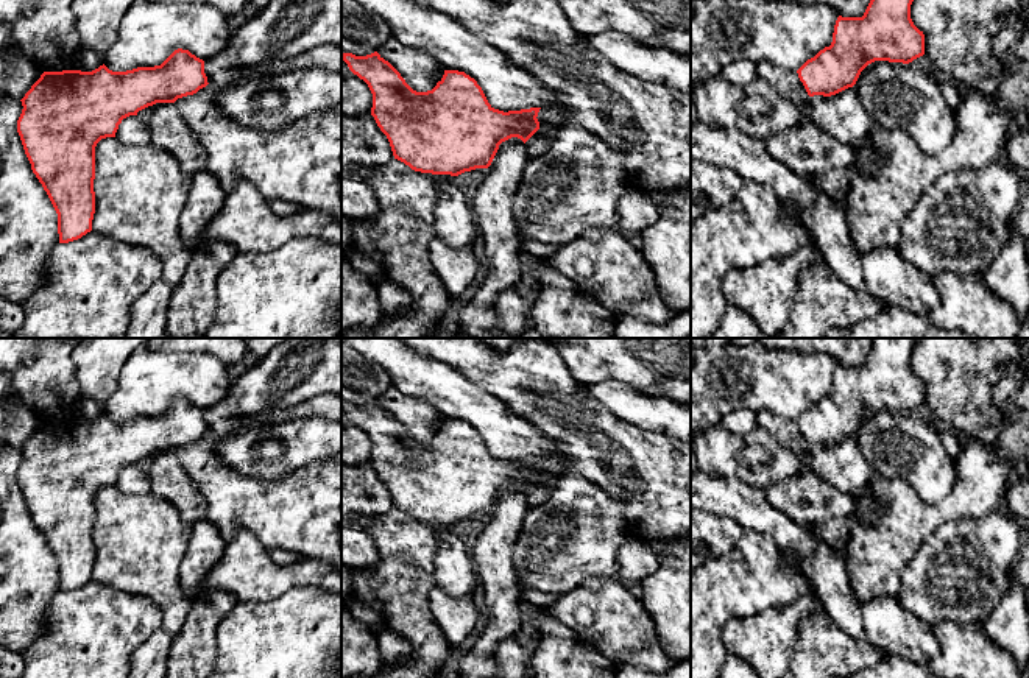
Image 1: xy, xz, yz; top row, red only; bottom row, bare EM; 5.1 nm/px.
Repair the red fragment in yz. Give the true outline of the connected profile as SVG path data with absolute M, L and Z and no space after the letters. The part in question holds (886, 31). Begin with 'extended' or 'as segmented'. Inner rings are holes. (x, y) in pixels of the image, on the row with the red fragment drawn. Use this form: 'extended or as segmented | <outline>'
as segmented | M870 0L862 17L839 16L834 25L833 42L808 59L798 70L809 97L831 97L853 87L861 72L875 61L909 64L925 55L925 34L911 19L914 0Z

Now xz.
as segmented | M377 51L366 56L341 53L341 59L368 84L373 94L371 115L387 136L394 159L415 171L458 176L488 168L502 142L518 137L525 143L539 129L536 117L541 108L494 109L477 81L465 72L444 70L432 90L416 92Z

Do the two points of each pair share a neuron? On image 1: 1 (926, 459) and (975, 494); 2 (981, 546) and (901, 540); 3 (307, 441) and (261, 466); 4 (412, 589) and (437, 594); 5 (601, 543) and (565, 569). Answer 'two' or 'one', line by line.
1: two
2: two
3: one
4: two
5: one

